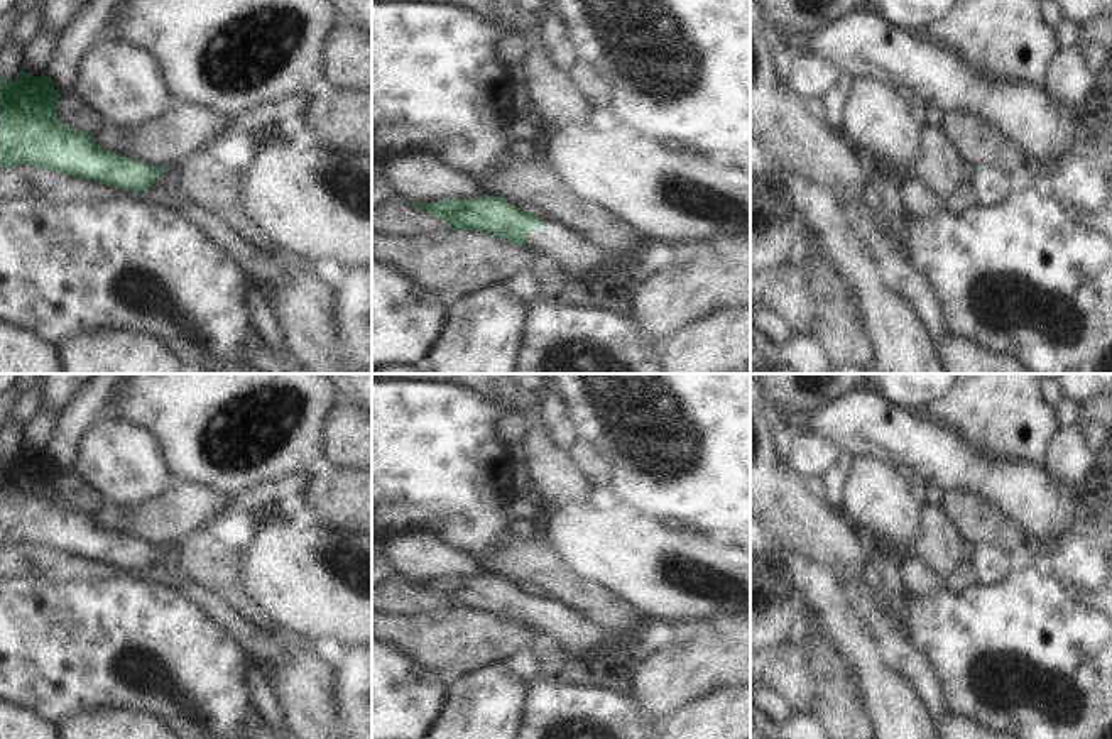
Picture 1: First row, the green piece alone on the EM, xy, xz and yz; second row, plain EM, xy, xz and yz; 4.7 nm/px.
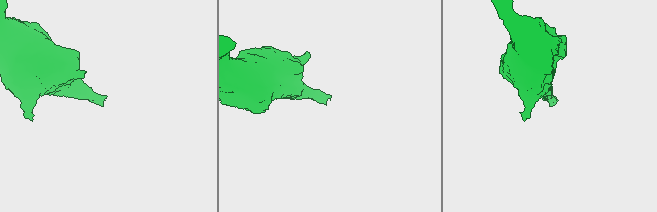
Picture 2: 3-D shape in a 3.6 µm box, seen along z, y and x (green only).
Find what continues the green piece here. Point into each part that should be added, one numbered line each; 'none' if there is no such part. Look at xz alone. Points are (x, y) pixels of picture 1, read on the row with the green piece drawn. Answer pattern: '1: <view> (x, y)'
1: xz (551, 240)

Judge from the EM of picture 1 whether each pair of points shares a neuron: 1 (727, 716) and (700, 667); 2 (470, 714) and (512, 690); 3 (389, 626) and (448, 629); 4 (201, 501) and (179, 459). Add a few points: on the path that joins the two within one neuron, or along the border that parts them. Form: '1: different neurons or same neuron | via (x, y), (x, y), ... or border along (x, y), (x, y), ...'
1: different neurons | border along (732, 685), (712, 689), (678, 709)
2: same neuron | via (480, 711), (494, 697), (502, 695)
3: same neuron | via (404, 629), (433, 629)
4: different neurons | border along (169, 474), (213, 486), (228, 494)

